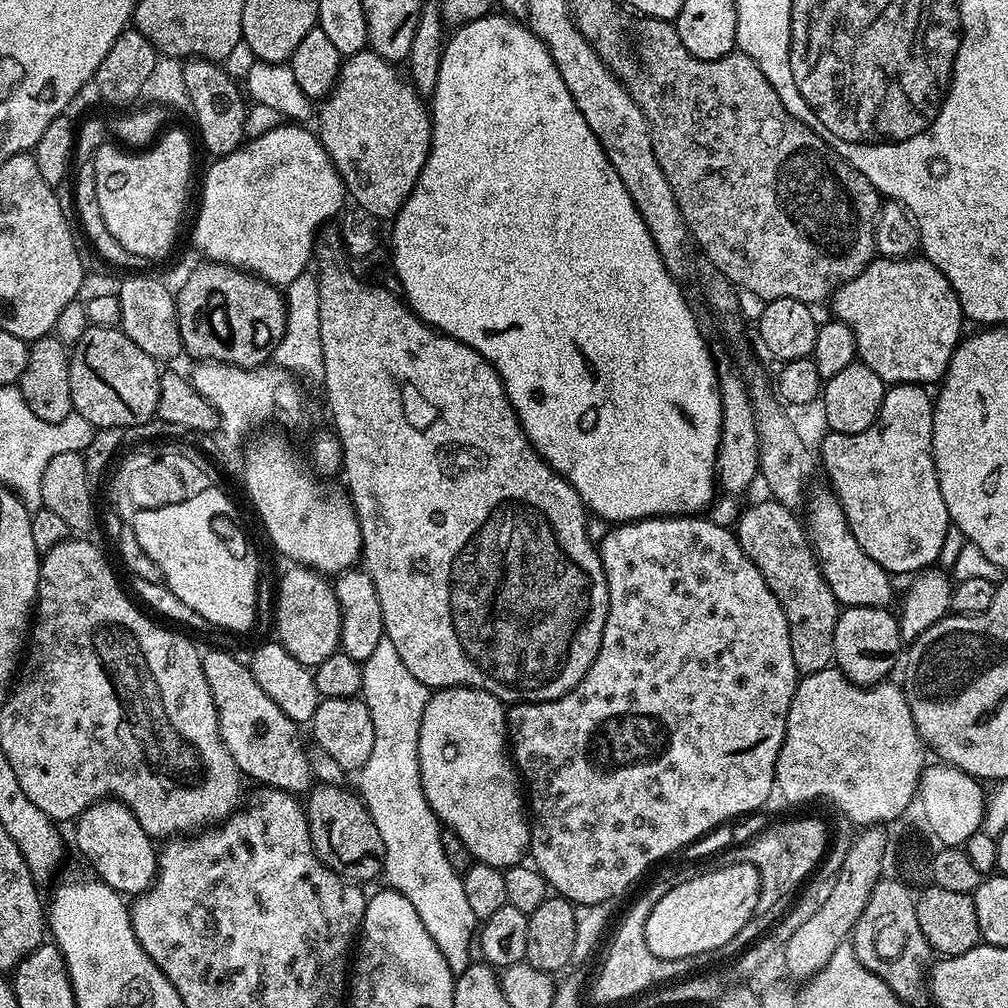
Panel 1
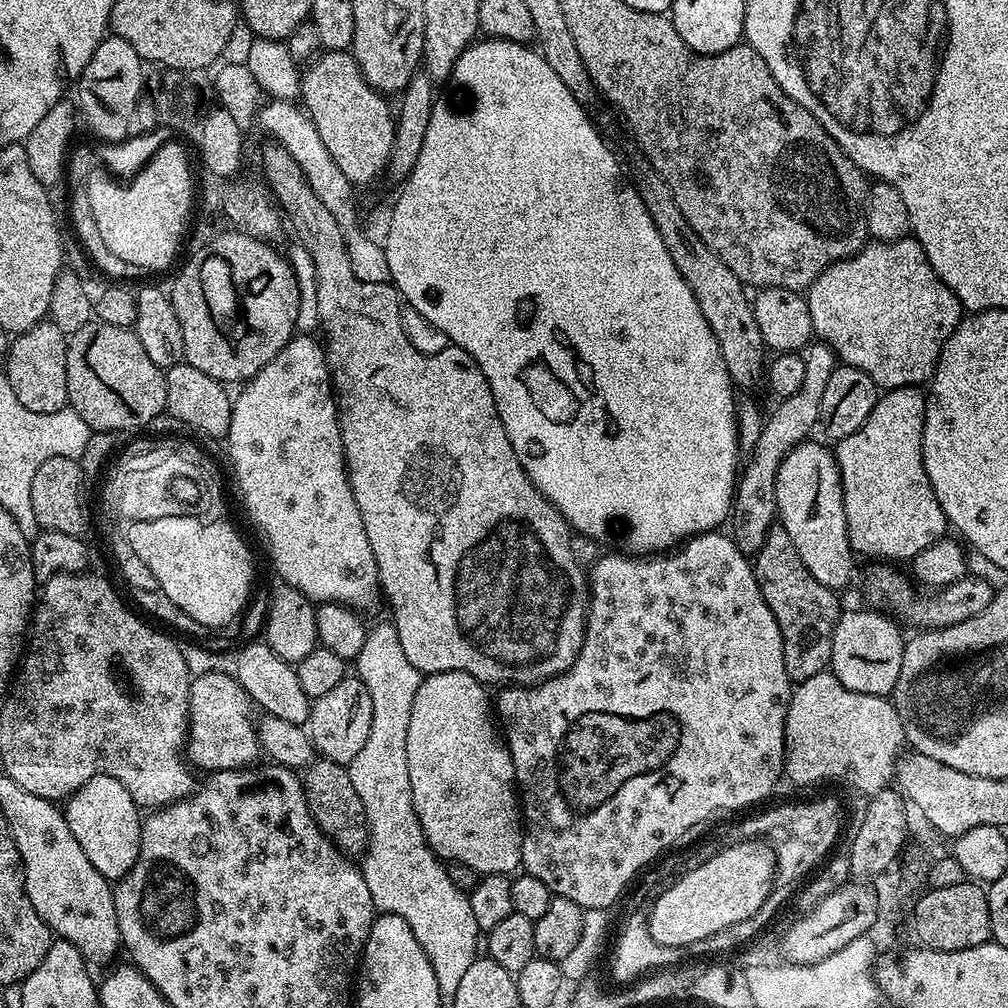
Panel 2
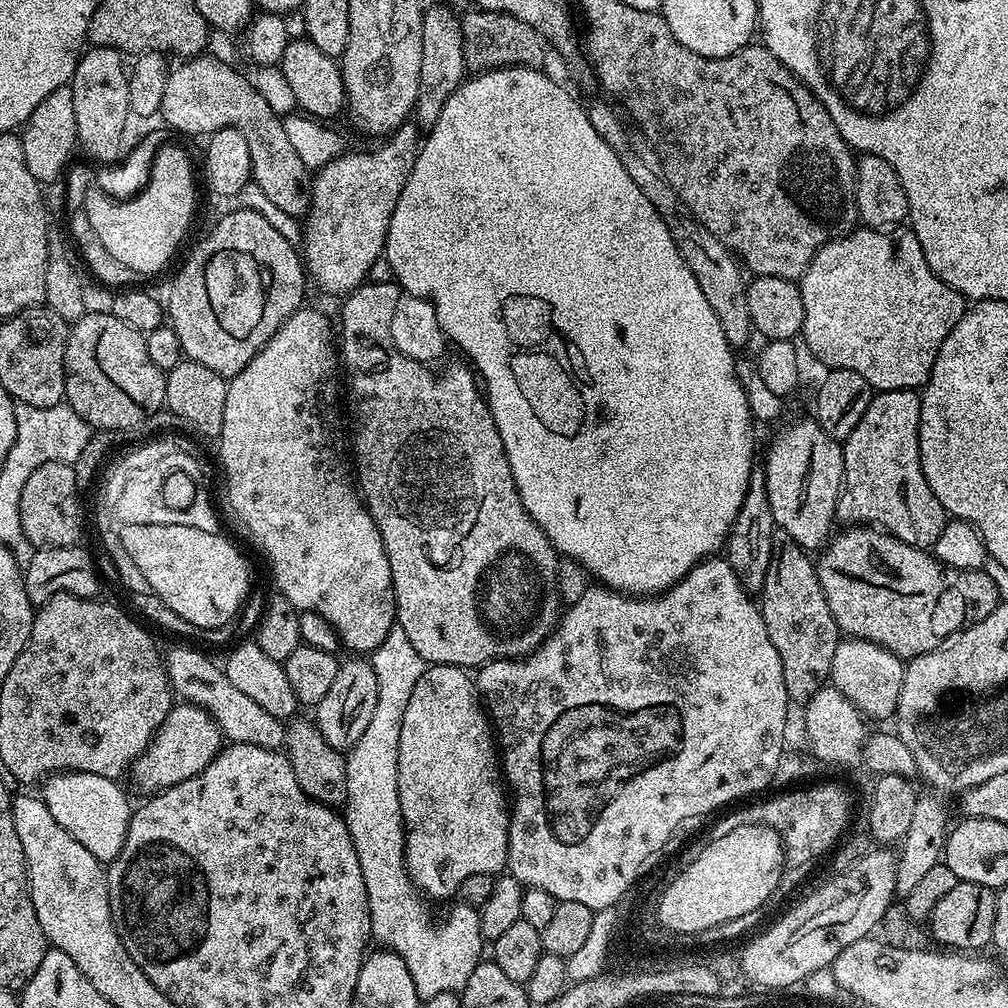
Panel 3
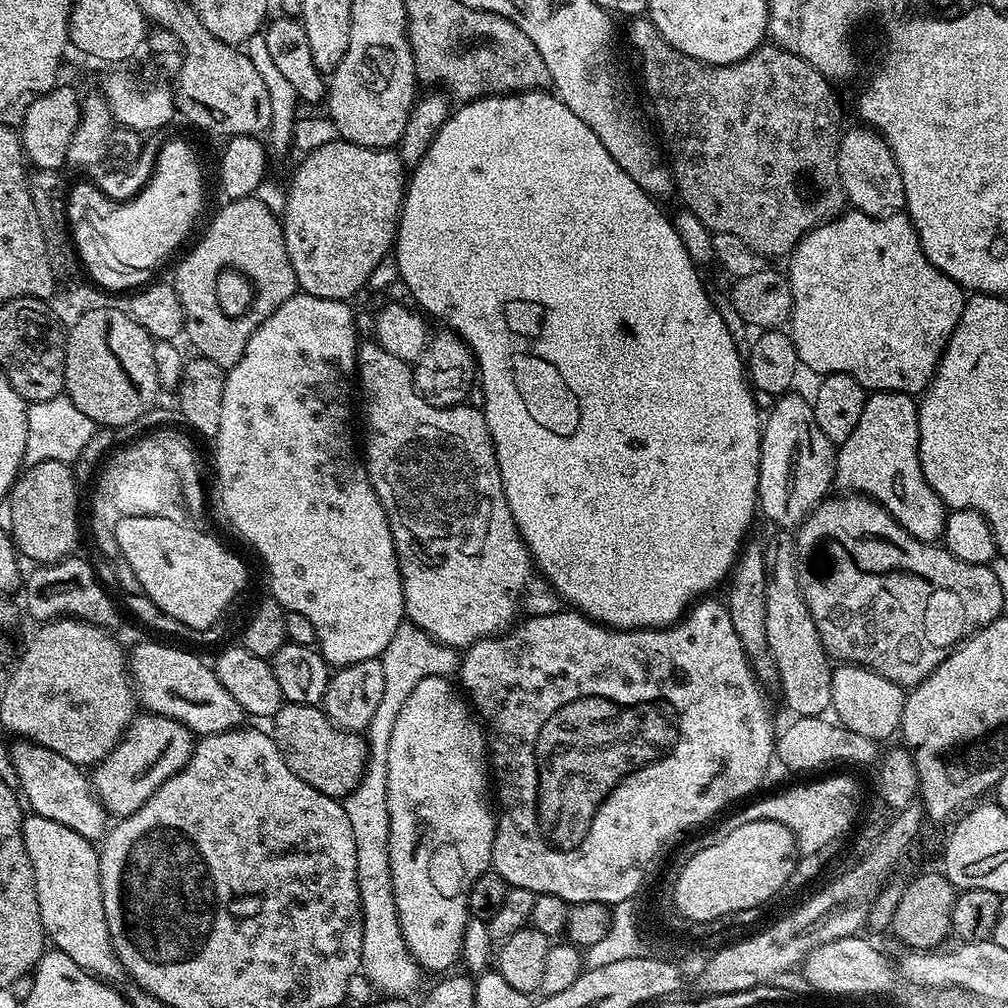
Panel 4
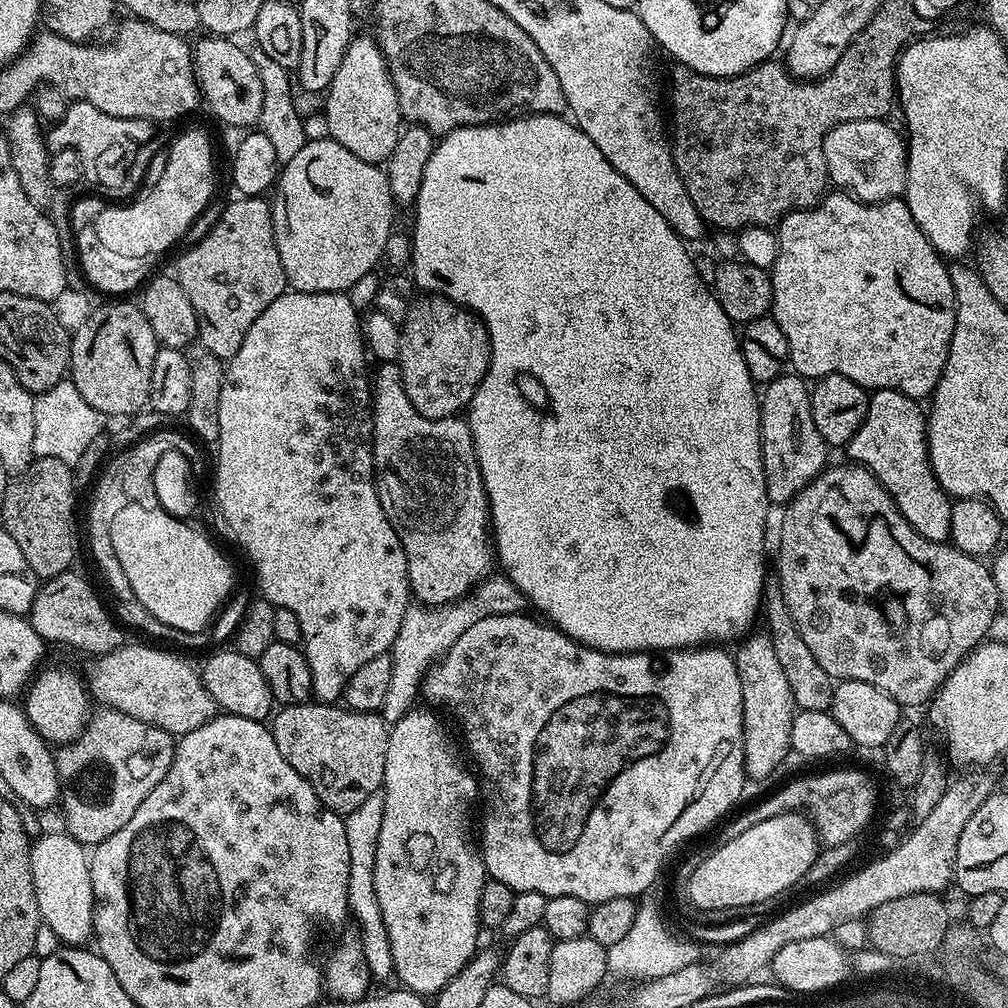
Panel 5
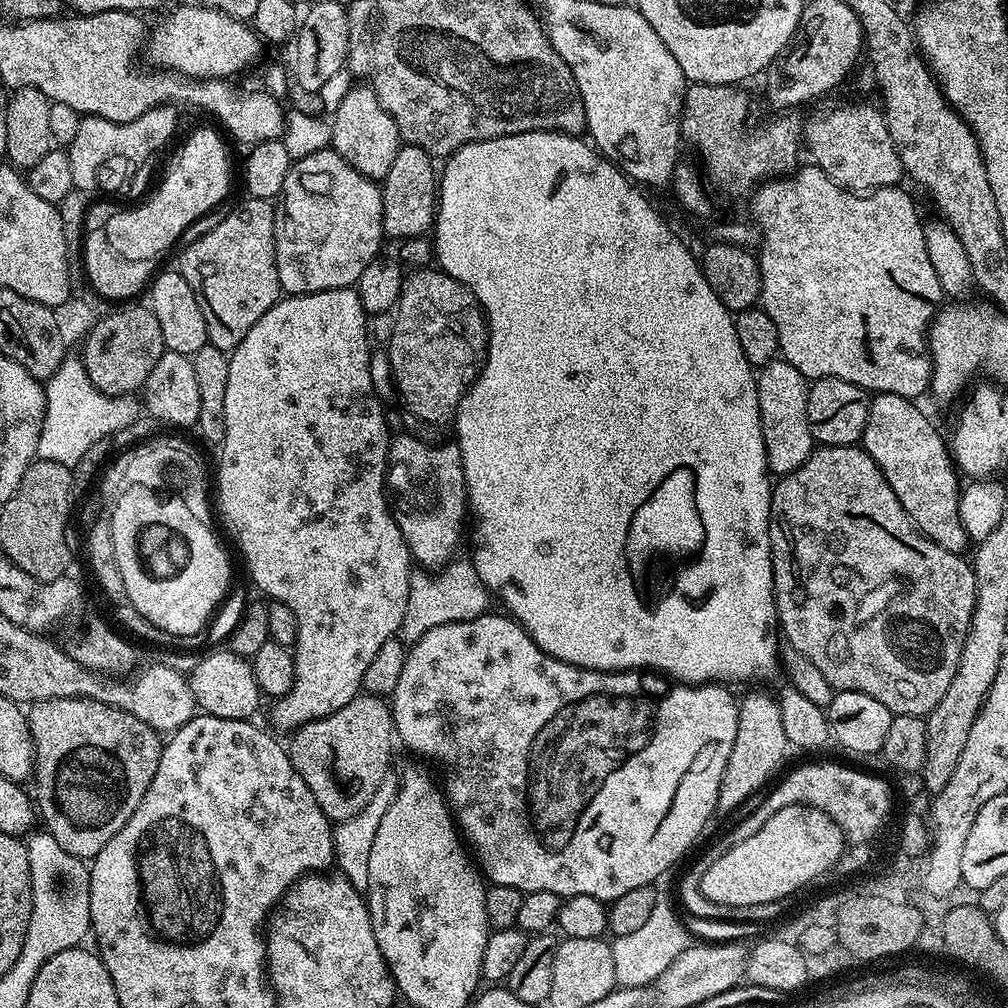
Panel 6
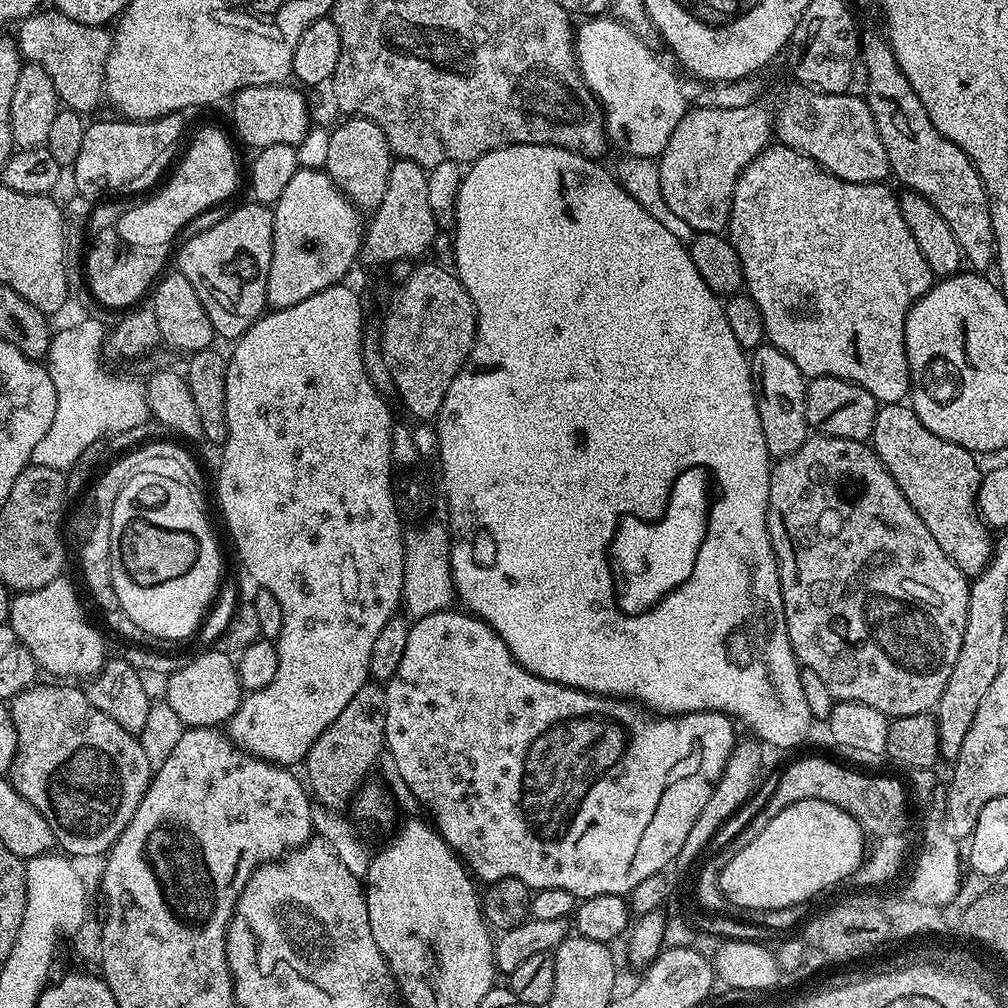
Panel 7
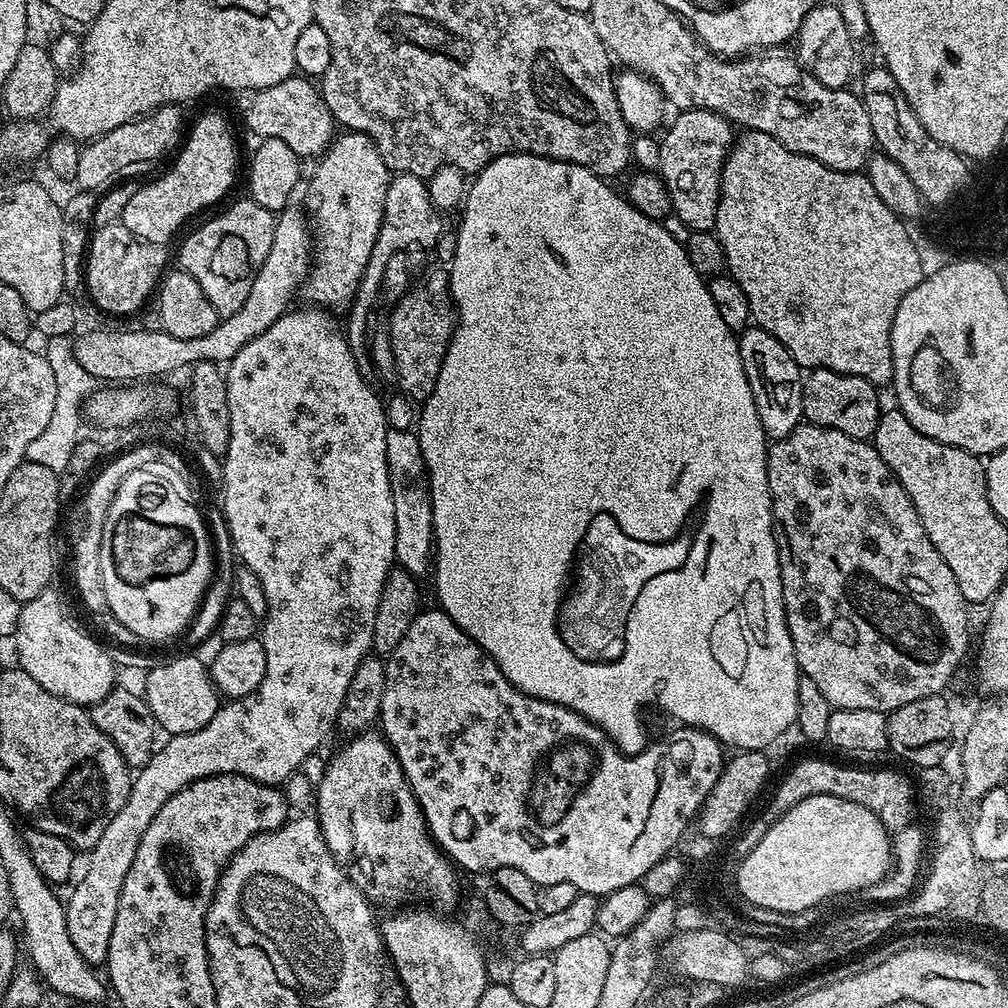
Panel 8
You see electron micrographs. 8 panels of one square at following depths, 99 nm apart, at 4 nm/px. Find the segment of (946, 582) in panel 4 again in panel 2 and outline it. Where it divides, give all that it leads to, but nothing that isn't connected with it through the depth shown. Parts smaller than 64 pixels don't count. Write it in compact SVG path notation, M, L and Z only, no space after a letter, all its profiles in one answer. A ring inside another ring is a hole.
M892 566L876 567L880 568L872 568L868 572L869 601L867 600L867 603L895 614L901 621L909 620L914 626L913 629L916 630L945 628L954 626L958 622L966 622L966 618L974 618L978 614L982 614L982 610L986 610L986 606L990 606L994 595L994 589L982 578L967 575L963 580L933 591L929 600L916 600L916 592L912 589L913 581L907 575L904 577L902 573L895 572L892 569L895 567Z

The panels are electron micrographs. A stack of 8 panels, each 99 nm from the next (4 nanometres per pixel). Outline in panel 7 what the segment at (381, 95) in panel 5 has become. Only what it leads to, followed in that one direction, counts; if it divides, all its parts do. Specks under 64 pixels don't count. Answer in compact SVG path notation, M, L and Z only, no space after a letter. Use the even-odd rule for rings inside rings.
M348 118L345 121L345 124L329 131L329 149L324 168L357 208L371 214L382 202L382 194L386 194L386 182L390 178L394 157L386 142L386 134L382 134L380 127L372 120Z

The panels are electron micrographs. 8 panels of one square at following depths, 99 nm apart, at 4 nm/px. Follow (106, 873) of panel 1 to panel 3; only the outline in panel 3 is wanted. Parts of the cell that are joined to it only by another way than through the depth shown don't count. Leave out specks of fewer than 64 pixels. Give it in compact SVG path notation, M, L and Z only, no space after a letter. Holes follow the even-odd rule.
M53 772L45 776L38 788L38 795L44 801L46 810L54 814L54 822L62 826L94 858L107 866L122 850L126 842L128 827L132 821L134 804L128 801L128 796L119 788L116 780L106 778L102 774L86 774L85 772Z

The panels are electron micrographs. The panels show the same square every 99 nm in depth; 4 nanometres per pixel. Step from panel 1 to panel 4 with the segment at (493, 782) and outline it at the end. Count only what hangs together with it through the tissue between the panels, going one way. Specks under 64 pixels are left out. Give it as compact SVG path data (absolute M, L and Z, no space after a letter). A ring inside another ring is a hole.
M449 677L422 678L402 705L386 754L386 806L390 810L390 882L402 938L425 973L447 973L451 969L448 967L461 959L464 931L470 919L470 886L492 868L497 817L490 795L486 733L469 701Z

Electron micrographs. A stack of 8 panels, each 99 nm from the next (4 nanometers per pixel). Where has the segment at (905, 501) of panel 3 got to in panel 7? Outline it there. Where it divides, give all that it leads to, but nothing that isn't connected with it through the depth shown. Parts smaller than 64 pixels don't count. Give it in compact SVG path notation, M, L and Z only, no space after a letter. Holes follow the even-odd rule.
M904 402L877 407L870 446L886 470L890 470L894 482L898 482L898 490L906 494L906 502L910 502L918 518L926 522L926 530L934 534L934 542L942 546L942 554L946 554L946 558L950 558L950 562L954 562L954 566L958 566L965 576L975 578L988 565L994 543L993 533L976 506L976 495L980 492L982 479L982 468L976 465L977 457L946 438L938 438L938 434L930 434L930 430L918 422L918 414L914 414L912 407Z

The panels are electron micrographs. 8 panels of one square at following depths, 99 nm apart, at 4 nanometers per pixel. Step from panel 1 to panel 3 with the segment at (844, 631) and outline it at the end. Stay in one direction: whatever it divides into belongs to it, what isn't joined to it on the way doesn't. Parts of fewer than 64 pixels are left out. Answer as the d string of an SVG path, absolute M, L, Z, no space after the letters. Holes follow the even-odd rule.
M844 638L834 650L830 684L831 687L837 688L846 699L854 702L854 706L859 708L869 721L891 721L896 714L905 667L905 661L899 656L895 656L894 653L888 652L874 642Z

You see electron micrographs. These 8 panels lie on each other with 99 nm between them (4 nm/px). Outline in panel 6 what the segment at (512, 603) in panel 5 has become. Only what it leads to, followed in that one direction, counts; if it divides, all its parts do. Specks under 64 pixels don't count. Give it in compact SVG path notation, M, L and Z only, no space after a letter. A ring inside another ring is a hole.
M453 558L436 571L416 570L410 578L410 594L406 598L406 614L402 614L402 626L398 633L405 645L416 643L426 630L434 630L434 626L446 626L450 622L466 622L489 611L488 588L478 578L471 559Z

